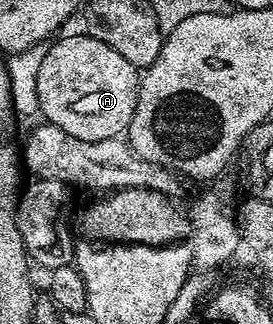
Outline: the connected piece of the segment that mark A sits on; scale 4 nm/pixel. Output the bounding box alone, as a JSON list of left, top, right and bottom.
[38,32,141,140]

